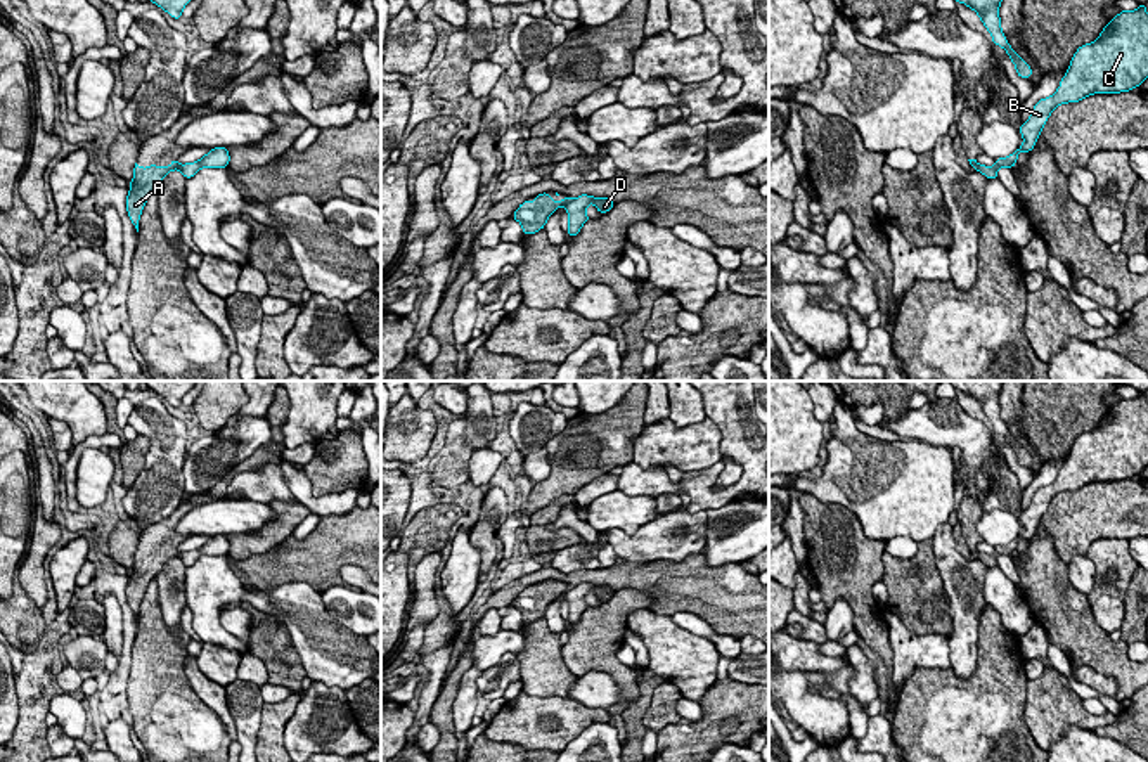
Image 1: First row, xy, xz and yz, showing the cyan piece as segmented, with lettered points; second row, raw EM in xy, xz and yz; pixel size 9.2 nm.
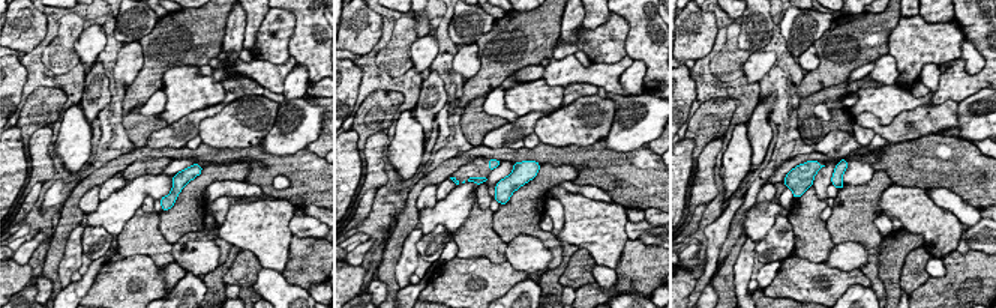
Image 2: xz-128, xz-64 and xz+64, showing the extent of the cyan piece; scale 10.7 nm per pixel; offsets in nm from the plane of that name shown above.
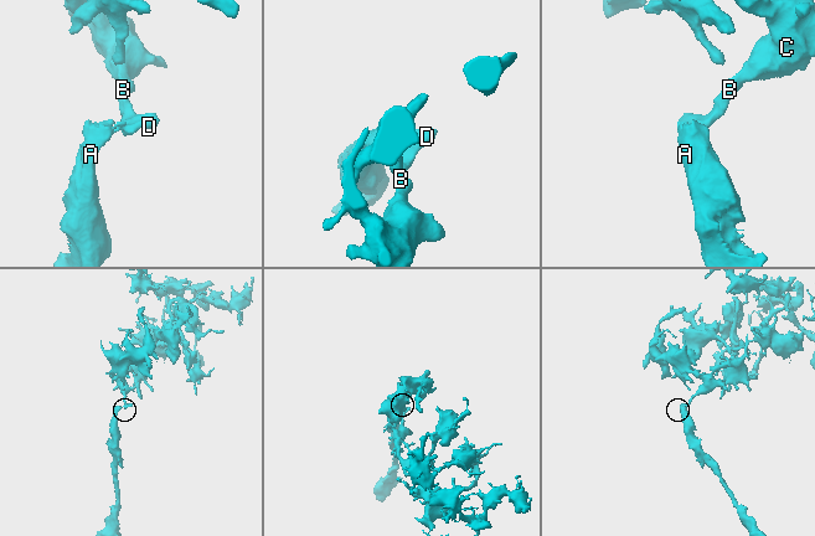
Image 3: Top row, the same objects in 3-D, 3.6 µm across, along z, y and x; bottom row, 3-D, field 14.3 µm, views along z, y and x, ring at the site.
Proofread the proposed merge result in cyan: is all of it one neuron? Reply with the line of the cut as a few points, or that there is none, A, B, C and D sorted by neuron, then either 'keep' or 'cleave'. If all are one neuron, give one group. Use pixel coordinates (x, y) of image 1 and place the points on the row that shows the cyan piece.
xz (570, 200), (565, 205) | A / B C D | cleave

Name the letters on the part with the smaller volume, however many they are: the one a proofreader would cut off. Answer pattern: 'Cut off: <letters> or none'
Cut off: A

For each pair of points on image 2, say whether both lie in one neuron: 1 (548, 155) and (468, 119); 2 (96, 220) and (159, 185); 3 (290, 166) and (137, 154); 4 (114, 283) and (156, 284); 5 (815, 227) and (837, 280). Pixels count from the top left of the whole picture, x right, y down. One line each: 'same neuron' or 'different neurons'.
1: different neurons
2: same neuron
3: same neuron
4: same neuron
5: different neurons

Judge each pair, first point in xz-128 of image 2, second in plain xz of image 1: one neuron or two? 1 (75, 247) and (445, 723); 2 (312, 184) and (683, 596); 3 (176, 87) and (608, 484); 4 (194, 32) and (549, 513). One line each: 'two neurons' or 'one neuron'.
1: two neurons
2: one neuron
3: two neurons
4: two neurons

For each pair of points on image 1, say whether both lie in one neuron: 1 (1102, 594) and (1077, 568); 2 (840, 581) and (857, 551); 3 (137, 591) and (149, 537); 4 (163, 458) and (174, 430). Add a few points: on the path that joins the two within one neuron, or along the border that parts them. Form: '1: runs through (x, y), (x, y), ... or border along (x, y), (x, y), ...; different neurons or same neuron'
1: border along (1084, 555), (1095, 567), (1095, 586), (1088, 594); different neurons
2: runs through (840, 574), (851, 558); same neuron
3: runs through (141, 577), (148, 565), (149, 551); same neuron
4: runs through (168, 451), (168, 437); same neuron

